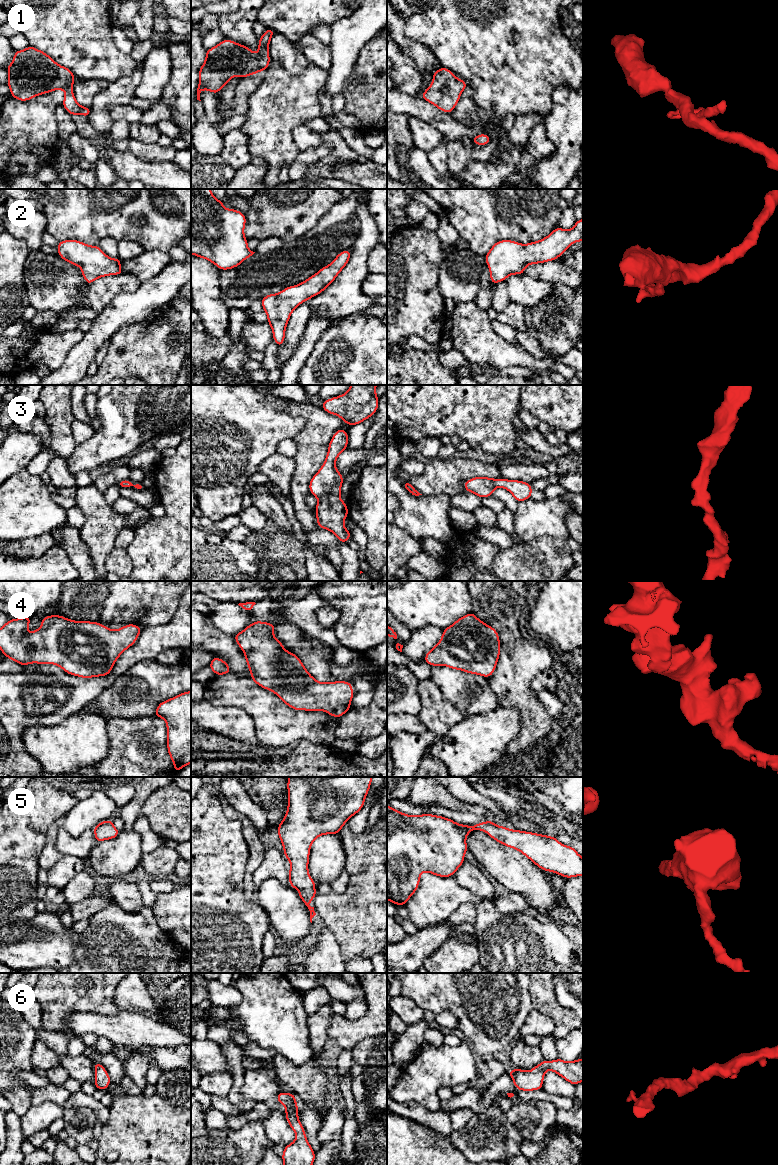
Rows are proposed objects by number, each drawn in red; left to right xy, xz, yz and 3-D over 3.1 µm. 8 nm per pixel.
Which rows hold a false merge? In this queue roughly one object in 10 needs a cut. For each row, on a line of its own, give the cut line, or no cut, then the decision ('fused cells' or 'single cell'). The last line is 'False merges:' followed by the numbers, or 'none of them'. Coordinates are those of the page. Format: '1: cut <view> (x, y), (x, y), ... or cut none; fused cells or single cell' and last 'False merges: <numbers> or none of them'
1: cut none; single cell
2: cut none; single cell
3: cut none; single cell
4: cut none; single cell
5: cut none; single cell
6: cut none; single cell
False merges: none of them

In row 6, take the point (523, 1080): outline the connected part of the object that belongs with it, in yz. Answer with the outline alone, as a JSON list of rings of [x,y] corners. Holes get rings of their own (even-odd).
[[[560,1058],[554,1061],[543,1060],[531,1071],[515,1068],[507,1073],[511,1076],[517,1090],[532,1091],[542,1089],[544,1073],[547,1070],[554,1071],[574,1086],[583,1081],[583,1059],[572,1062]]]

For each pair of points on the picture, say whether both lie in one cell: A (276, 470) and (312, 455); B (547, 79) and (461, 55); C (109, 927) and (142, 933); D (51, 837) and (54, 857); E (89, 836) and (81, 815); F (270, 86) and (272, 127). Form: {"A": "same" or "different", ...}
{"A": "different", "B": "same", "C": "same", "D": "same", "E": "different", "F": "same"}

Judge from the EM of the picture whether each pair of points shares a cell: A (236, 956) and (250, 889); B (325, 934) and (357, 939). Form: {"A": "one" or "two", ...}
{"A": "two", "B": "two"}

